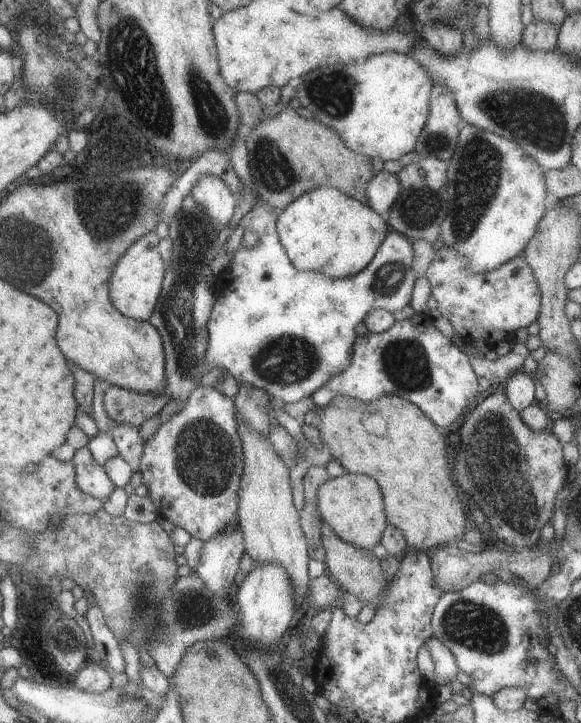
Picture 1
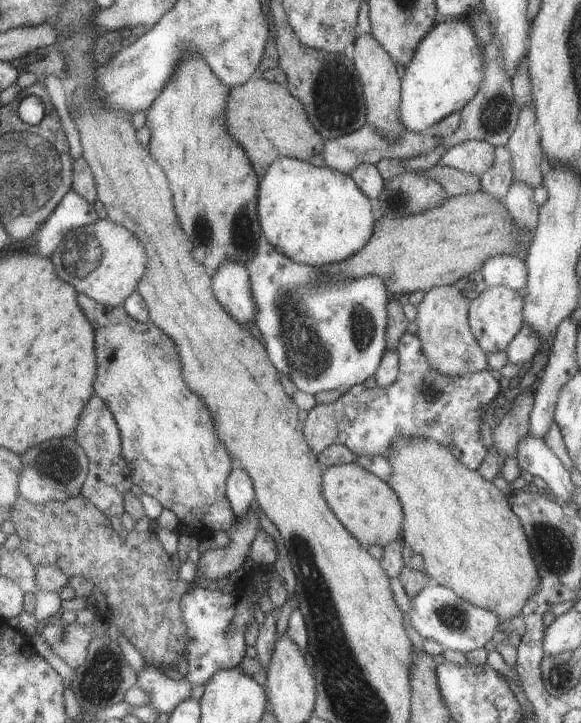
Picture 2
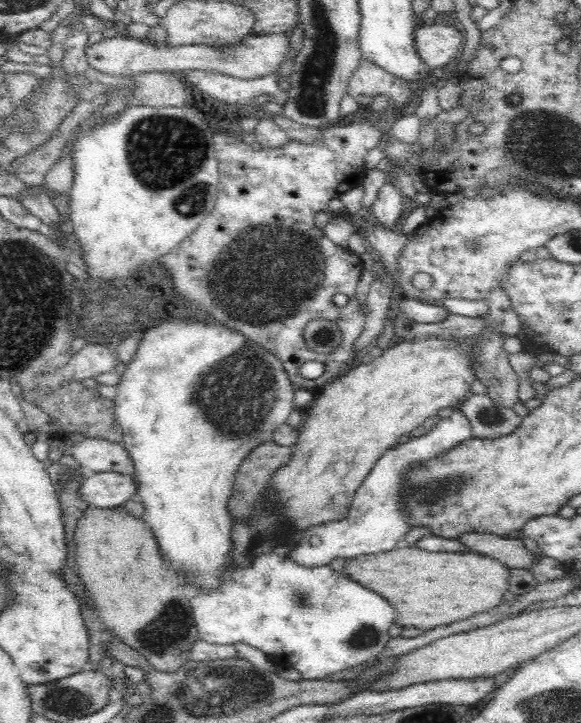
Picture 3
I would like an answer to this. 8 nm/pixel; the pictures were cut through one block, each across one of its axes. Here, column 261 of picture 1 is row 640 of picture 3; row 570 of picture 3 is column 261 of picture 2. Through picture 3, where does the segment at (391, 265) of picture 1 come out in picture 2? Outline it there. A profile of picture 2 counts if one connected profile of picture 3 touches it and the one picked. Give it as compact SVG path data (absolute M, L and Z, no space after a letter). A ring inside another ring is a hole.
M262 234L259 236L258 246L254 250L253 255L244 264L247 268L249 279L251 280L251 293L257 306L255 325L262 333L264 338L263 348L266 349L272 364L277 368L280 376L286 374L296 384L297 390L308 392L308 394L316 394L317 392L330 392L330 390L347 391L354 385L362 385L368 380L372 374L377 371L380 366L383 354L387 351L387 304L391 299L391 292L388 290L384 280L378 275L361 276L359 279L344 279L343 282L331 283L328 279L323 278L323 272L315 266L305 265L294 262L288 258L283 252L280 252L275 246L272 246L268 239Z

